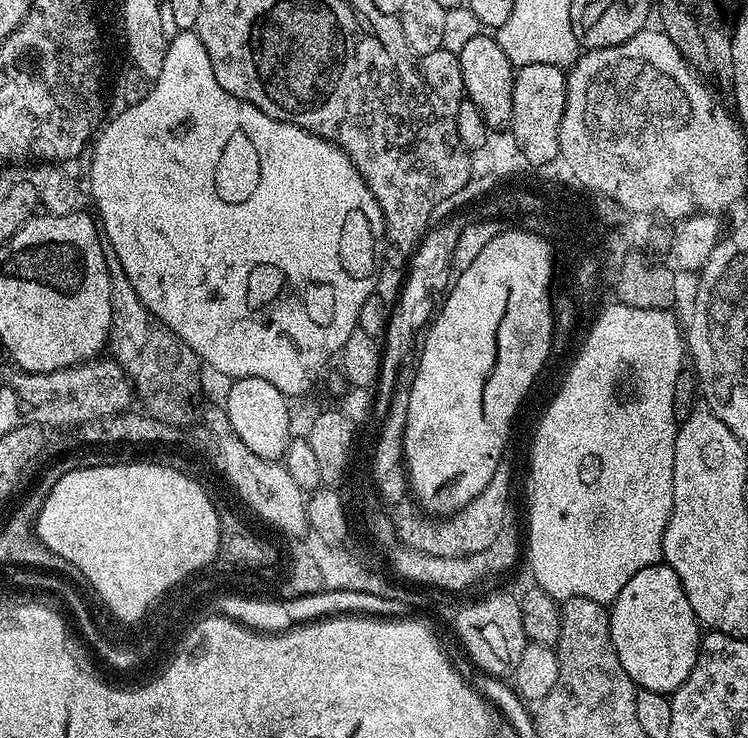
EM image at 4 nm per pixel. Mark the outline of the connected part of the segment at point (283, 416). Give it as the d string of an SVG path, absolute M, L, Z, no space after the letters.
M244 376L241 380L232 380L230 386L228 401L223 401L222 406L228 412L230 426L234 426L234 434L238 434L238 438L242 438L242 442L263 460L279 461L293 435L292 416L288 413L289 397L283 396L278 386L266 382L266 378Z

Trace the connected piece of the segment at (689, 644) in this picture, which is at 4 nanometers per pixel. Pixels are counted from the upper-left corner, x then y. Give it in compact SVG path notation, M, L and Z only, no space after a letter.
M661 562L638 570L622 586L622 594L612 601L608 621L618 662L622 662L622 670L630 674L637 689L671 694L690 678L698 658L702 625L690 606L690 598L686 598L686 590L682 590L678 574L669 564Z

